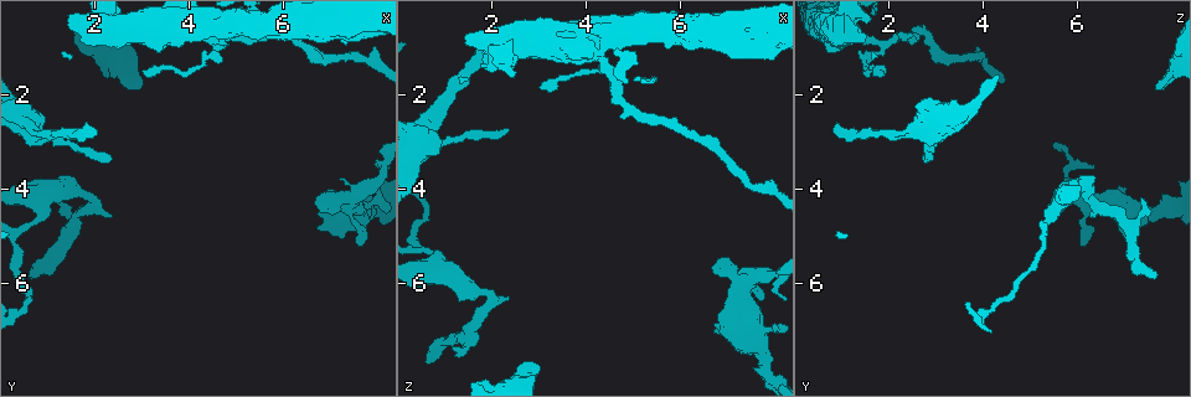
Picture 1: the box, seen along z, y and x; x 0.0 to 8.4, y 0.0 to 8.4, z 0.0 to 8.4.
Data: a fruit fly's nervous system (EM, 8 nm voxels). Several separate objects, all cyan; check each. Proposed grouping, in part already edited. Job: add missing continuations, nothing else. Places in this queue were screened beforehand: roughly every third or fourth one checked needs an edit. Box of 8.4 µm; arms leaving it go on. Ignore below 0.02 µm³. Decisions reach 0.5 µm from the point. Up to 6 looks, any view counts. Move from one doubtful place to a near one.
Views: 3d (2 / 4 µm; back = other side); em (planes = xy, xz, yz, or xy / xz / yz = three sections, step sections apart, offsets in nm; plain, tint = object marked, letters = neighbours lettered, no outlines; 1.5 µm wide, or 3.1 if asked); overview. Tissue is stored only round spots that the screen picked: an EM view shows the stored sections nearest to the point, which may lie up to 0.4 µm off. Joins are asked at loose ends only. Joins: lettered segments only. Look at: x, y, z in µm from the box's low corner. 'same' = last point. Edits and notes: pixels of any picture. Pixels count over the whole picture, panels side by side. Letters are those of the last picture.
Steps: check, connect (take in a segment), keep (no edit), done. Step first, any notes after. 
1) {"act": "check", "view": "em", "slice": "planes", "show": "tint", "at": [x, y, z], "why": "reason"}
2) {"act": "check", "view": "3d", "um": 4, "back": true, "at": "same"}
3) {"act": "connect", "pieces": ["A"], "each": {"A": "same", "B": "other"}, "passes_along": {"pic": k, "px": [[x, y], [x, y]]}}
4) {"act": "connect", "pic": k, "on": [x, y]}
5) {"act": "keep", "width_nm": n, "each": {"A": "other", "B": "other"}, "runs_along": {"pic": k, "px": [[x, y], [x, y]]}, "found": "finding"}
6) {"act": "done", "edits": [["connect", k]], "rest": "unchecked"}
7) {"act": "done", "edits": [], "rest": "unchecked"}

{"act": "check", "view": "3d", "um": 2, "at": [2.85, 1.85, 7.70]}

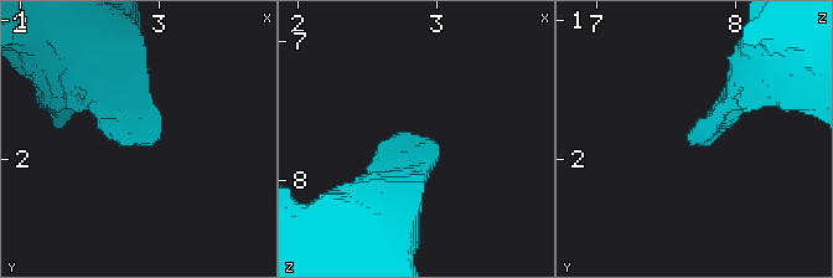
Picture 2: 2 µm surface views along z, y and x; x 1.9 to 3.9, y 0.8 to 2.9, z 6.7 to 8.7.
{"act": "check", "view": "em", "slice": "planes", "show": "letters", "at": [2.82, 1.90, 7.72], "why": "need the tissue"}

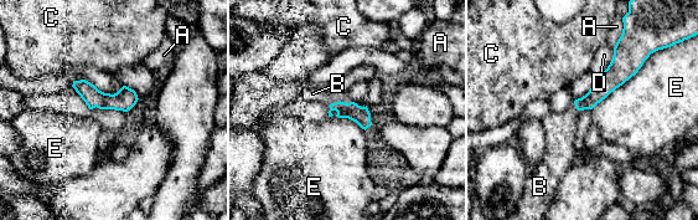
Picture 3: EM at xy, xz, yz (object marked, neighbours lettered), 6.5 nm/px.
{"act": "connect", "pieces": ["B"], "each": {"A": "other", "B": "same", "C": "other", "D": "other", "E": "other"}, "passes_along": {"pic": 3, "px": [[352, 111], [340, 101], [313, 93]]}, "found": "it goes on there"}

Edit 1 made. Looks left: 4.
{"act": "check", "view": "overview"}

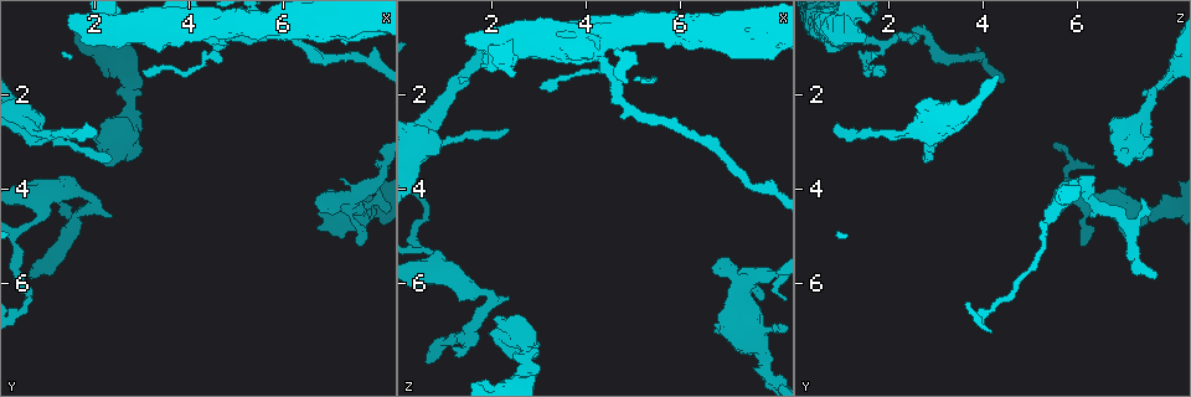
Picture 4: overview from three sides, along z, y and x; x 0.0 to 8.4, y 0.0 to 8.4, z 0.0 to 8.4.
{"act": "check", "view": "em", "slice": "planes", "show": "letters", "at": [0.55, 5.80, 7.65], "why": "an open end"}

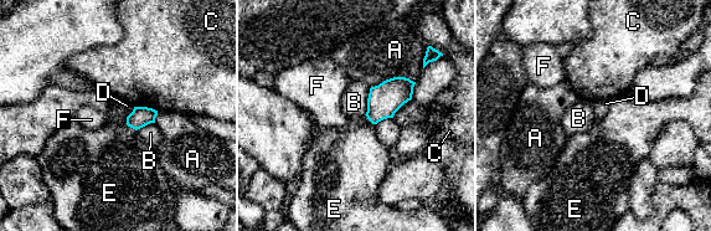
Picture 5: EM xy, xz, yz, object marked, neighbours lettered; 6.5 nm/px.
{"act": "connect", "pieces": ["E"], "width_nm": 130, "longest_contact_nm": ["A", 300], "each": {"A": "other", "B": "other", "C": "other", "D": "other", "E": "same", "F": "other"}, "found": "it goes on there"}

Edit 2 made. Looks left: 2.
{"act": "done", "edits": [["connect", 3], ["connect", 5]], "rest": "unchecked"}

